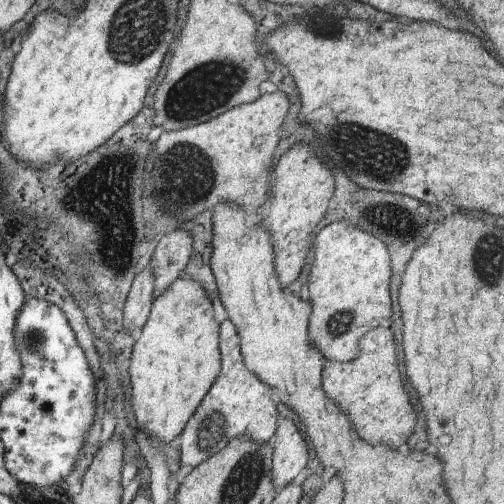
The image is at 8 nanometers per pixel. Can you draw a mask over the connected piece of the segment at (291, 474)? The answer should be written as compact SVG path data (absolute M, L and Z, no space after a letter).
M280 416L279 431L270 444L274 448L273 477L278 493L292 483L294 478L298 478L302 470L306 470L304 466L308 464L308 448L294 422L283 416Z

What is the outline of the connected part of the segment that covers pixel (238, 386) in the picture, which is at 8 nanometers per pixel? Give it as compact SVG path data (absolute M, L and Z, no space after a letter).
M232 320L221 323L221 352L223 370L209 394L199 404L198 410L180 438L181 466L198 467L204 460L223 450L236 436L250 436L260 444L268 443L276 432L276 408L270 400L272 386L248 368L243 358L242 338Z

